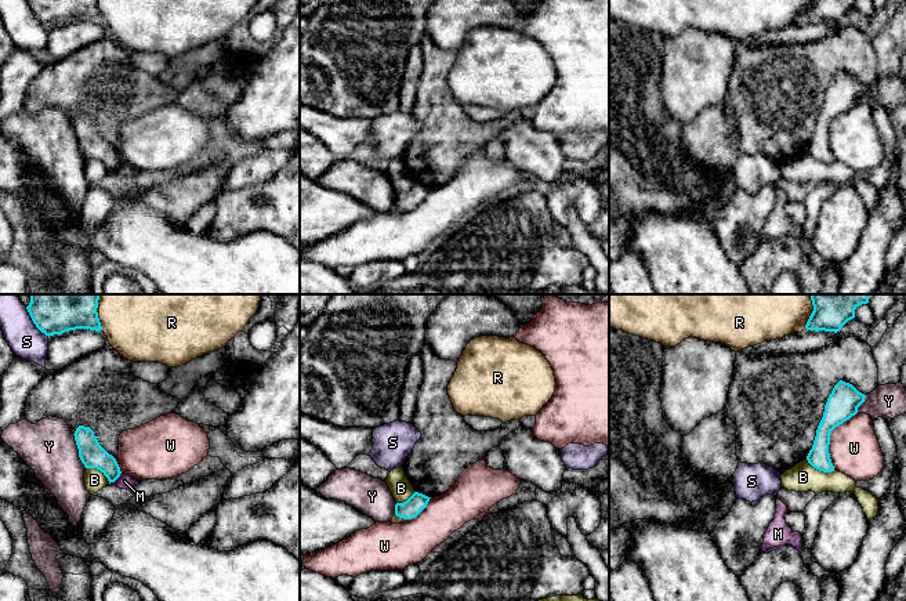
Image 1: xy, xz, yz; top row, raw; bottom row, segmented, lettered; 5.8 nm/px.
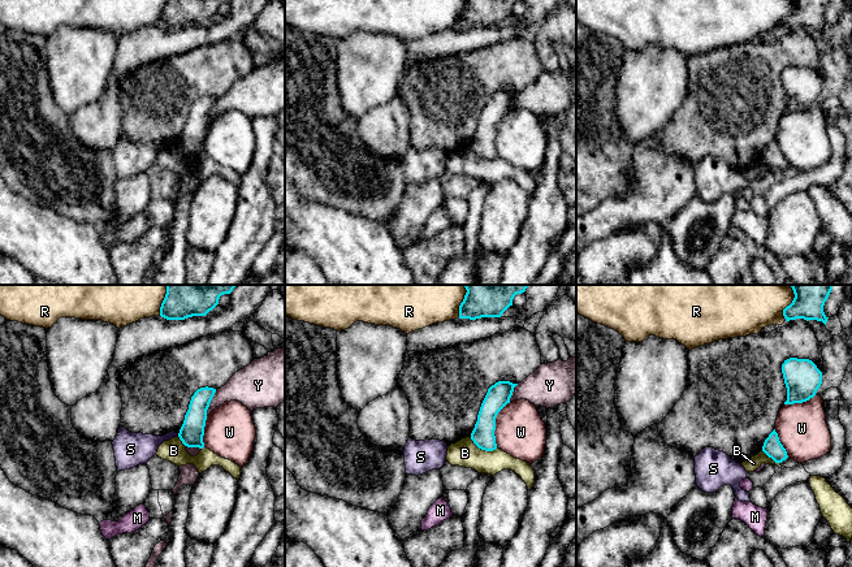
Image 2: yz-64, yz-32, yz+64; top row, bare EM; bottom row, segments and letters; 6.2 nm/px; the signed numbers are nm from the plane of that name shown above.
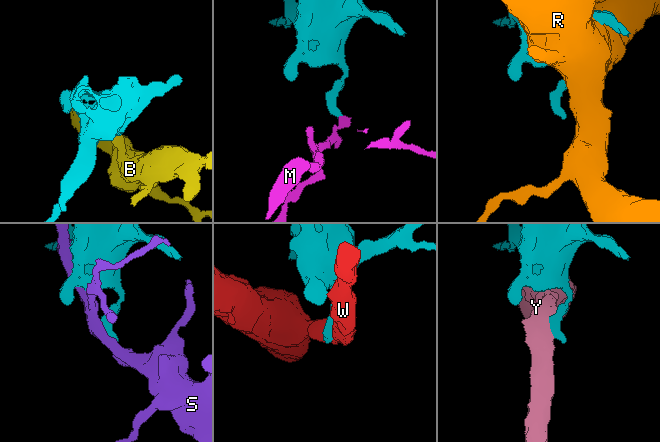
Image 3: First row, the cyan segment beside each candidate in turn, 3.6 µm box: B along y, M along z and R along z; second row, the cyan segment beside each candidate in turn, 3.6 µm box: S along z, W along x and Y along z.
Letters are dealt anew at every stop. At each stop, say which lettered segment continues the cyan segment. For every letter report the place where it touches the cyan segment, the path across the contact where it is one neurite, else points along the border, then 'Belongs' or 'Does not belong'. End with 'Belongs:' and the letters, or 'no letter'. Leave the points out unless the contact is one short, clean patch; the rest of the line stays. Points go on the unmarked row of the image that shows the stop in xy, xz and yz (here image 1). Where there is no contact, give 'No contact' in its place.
B: Touches cyan at yz (821, 160). Boundary: yz (805, 149), (819, 160), (834, 160). Does not belong
M: Touches cyan at xy (115, 170). Boundary: xy (120, 163), (109, 173). Does not belong
R: Touches cyan at xy (98, 10). Does not belong
S: Touches cyan at xy (35, 14). Does not belong
W: Touches cyan at yz (829, 129). Boundary: yz (856, 102), (840, 113), (830, 125), (829, 148), (833, 159). Does not belong
Y: Touches cyan at xy (79, 141). Does not belong
Belongs: no letter

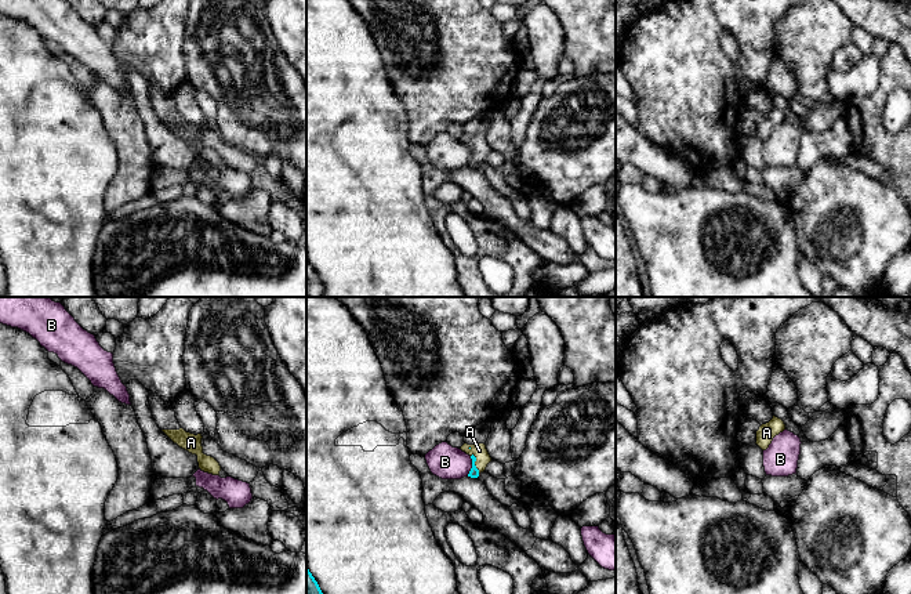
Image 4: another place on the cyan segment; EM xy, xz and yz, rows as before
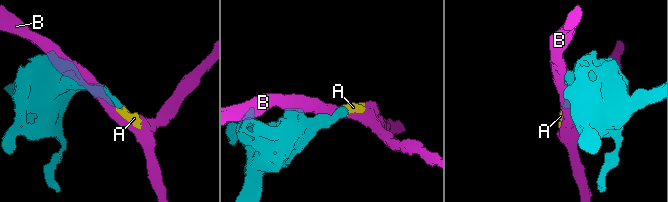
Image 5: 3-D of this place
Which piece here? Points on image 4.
A: Touches cyan at xz (474, 154). Path across: xz (474, 163), (474, 154), (479, 148), (479, 141). Belongs
B: Touches cyan at xz (472, 156). Does not belong
Belongs: A

